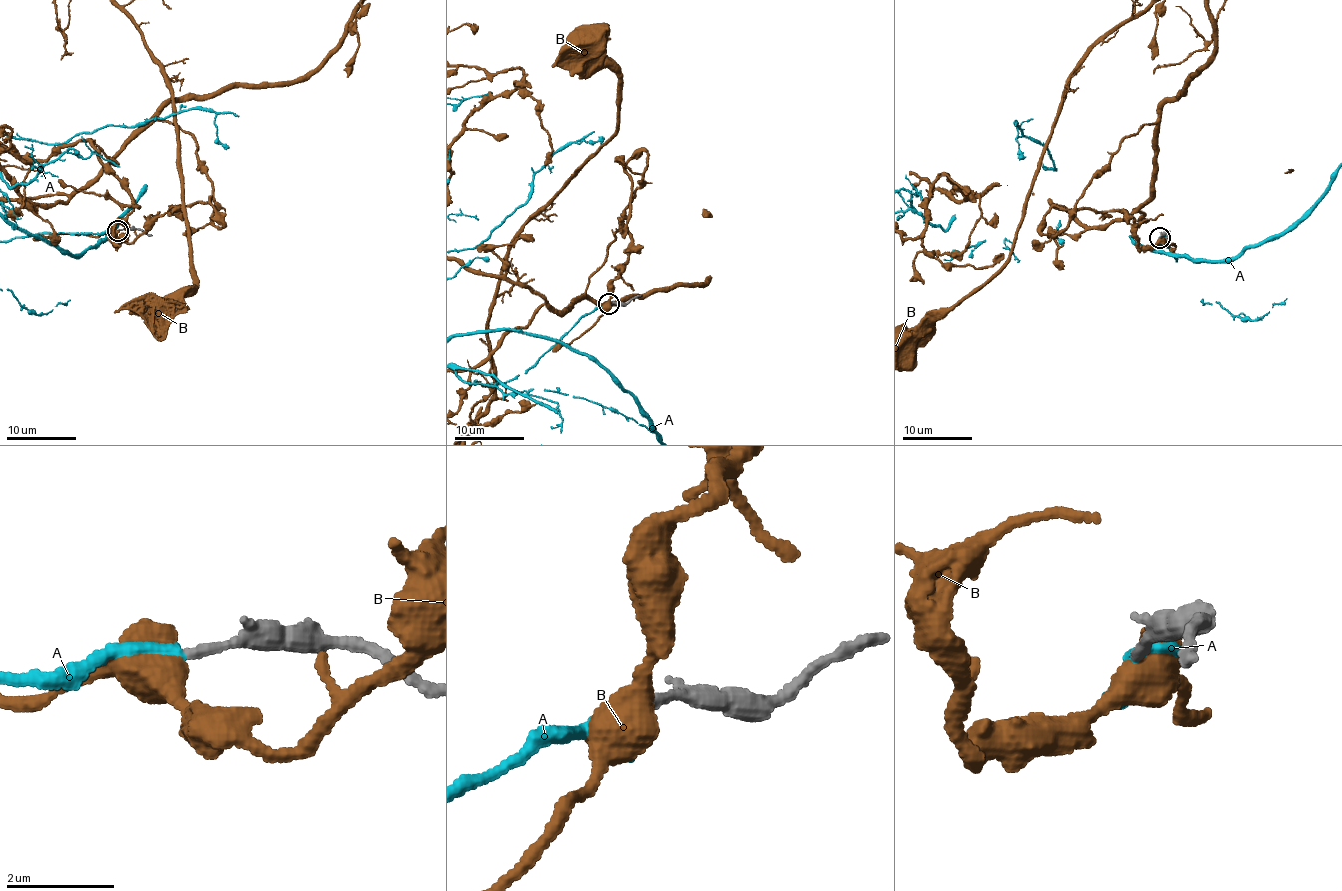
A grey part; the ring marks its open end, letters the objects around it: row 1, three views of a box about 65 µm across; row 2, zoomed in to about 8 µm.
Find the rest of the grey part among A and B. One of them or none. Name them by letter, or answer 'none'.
A

